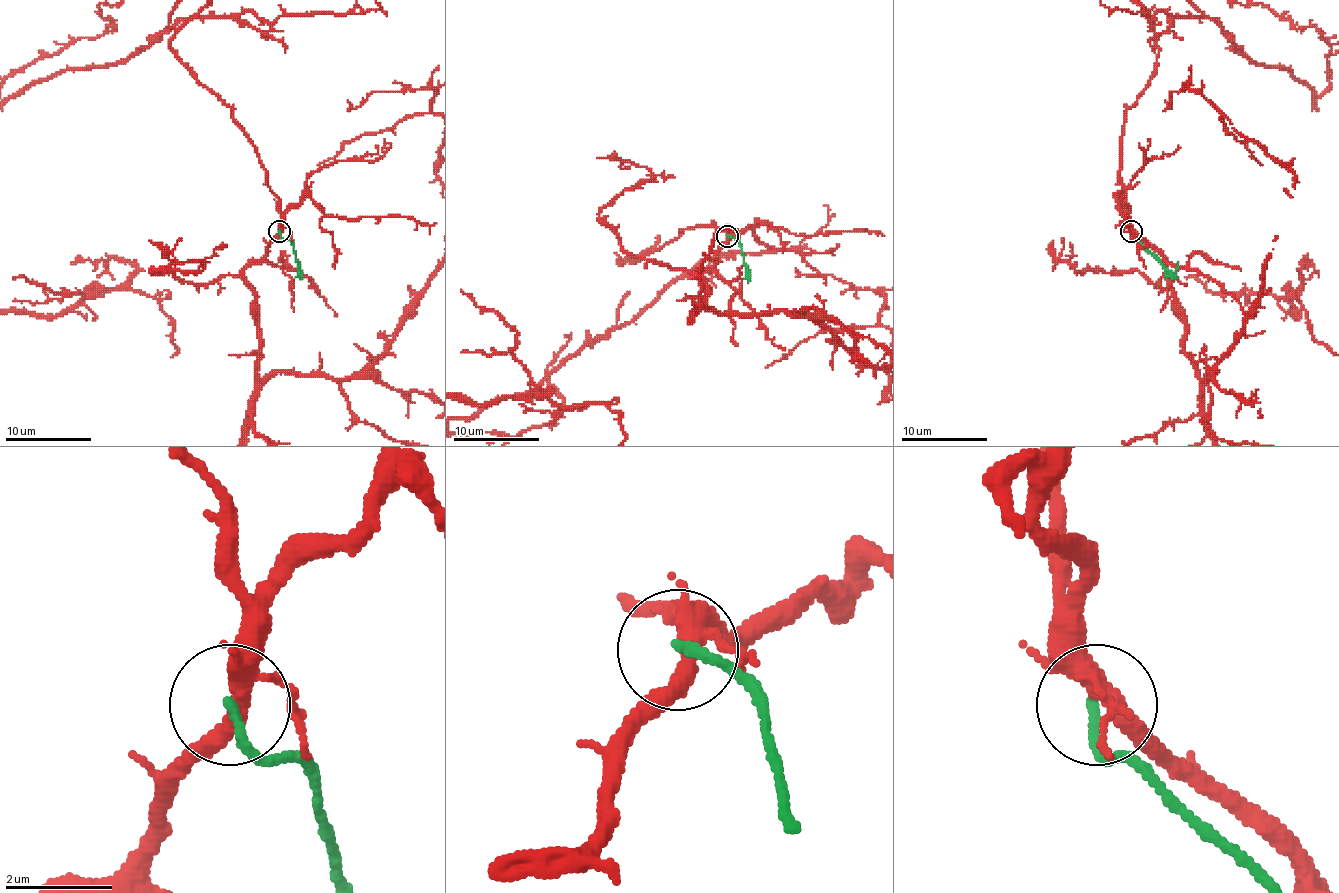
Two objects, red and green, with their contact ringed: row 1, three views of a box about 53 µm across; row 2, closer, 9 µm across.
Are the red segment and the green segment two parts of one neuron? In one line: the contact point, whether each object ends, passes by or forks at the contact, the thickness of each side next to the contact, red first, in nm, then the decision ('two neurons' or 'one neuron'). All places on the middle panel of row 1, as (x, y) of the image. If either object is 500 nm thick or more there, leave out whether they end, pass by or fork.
at (727, 236); red forks there; green ends there; 320 nm thick on the red side, 170 nm on the other; two neurons

